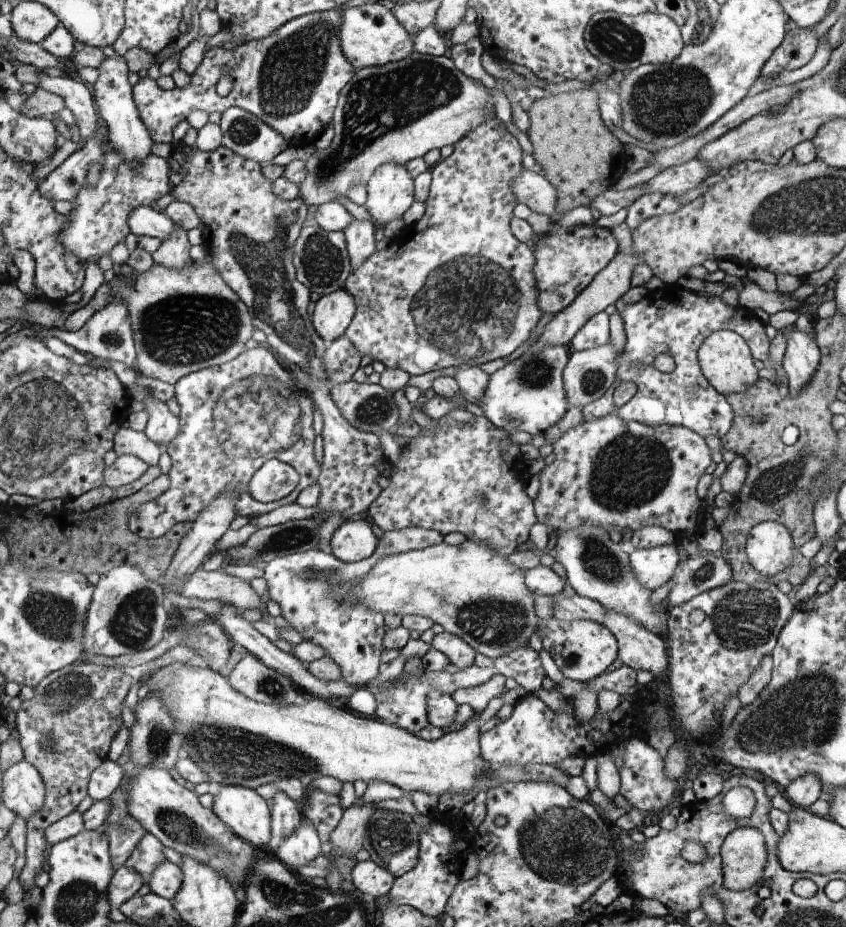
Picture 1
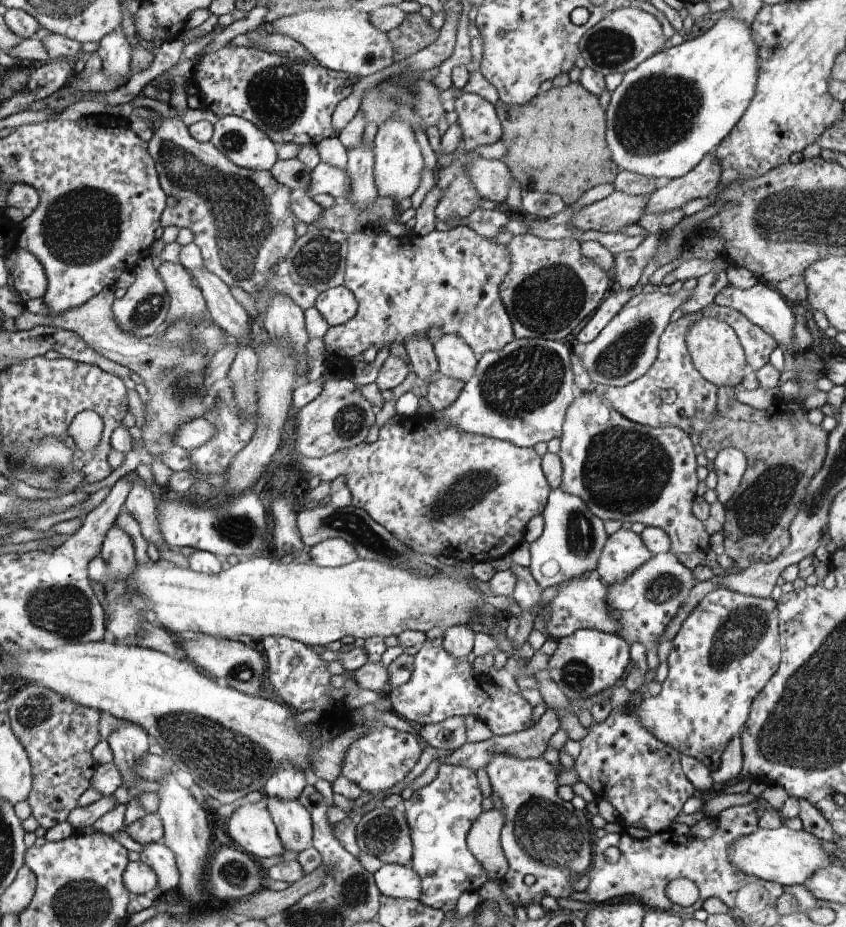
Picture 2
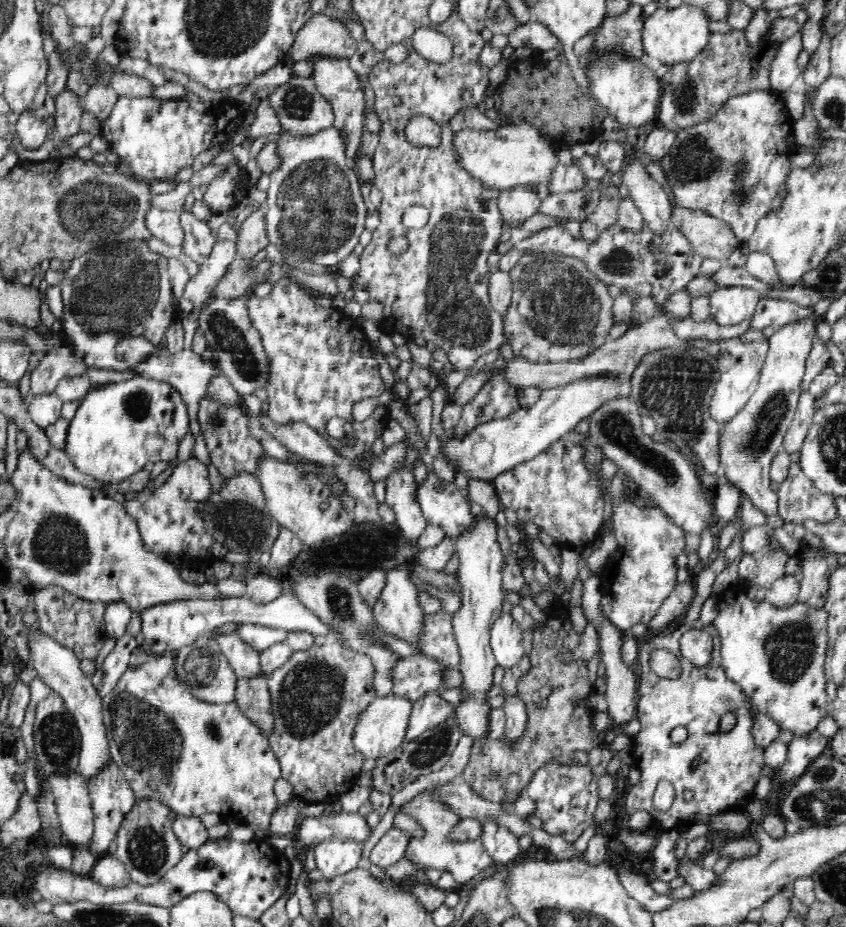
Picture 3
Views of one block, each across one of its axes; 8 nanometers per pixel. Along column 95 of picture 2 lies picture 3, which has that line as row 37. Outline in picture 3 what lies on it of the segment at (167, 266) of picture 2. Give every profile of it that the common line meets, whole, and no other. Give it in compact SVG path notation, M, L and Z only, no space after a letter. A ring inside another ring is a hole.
M314 15L297 34L290 59L313 64L316 58L350 58L356 52L357 42L338 19Z

